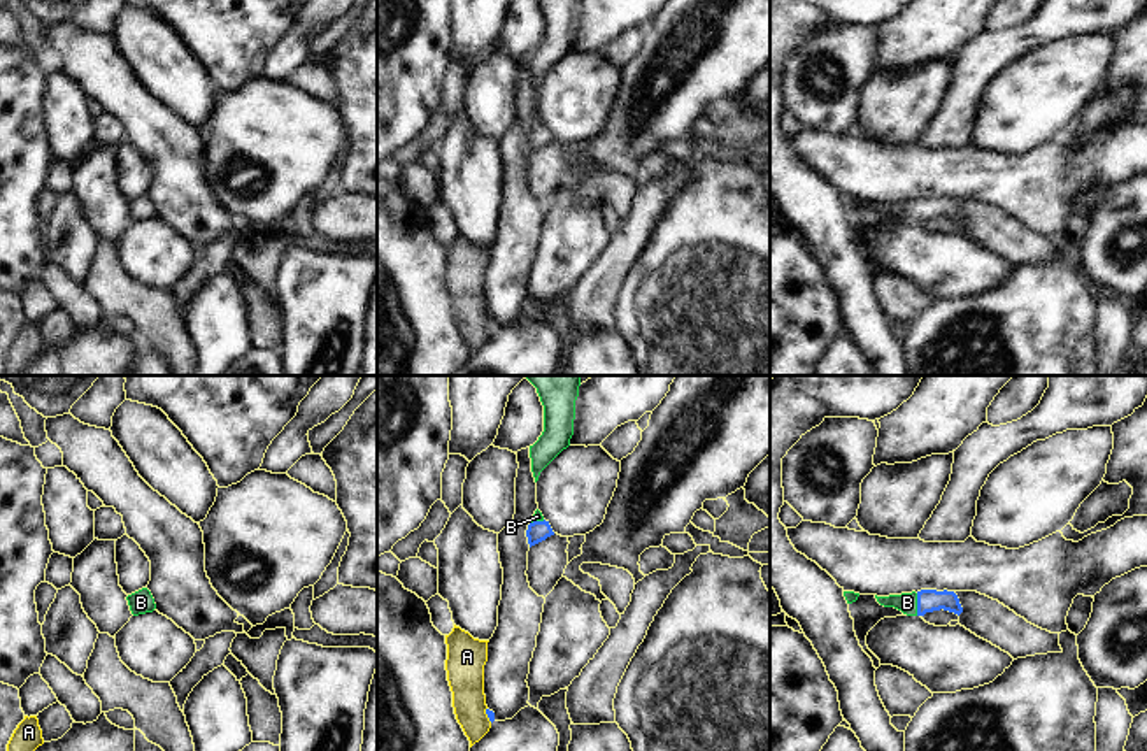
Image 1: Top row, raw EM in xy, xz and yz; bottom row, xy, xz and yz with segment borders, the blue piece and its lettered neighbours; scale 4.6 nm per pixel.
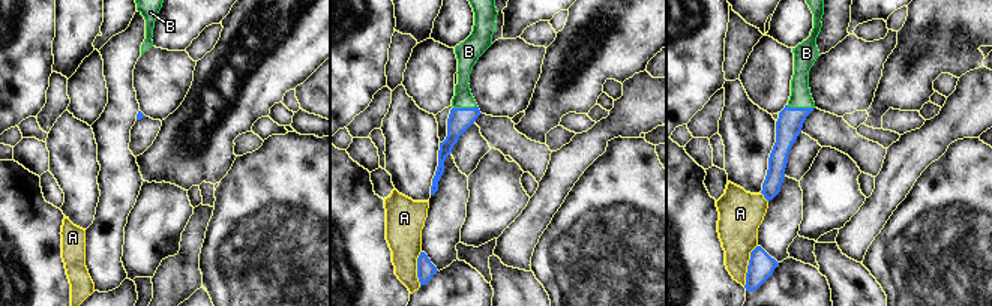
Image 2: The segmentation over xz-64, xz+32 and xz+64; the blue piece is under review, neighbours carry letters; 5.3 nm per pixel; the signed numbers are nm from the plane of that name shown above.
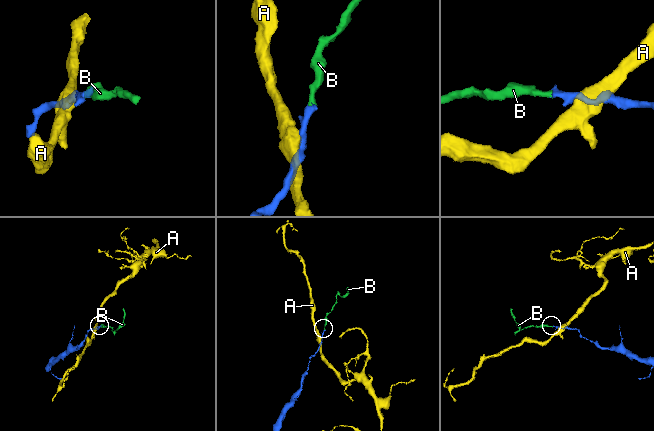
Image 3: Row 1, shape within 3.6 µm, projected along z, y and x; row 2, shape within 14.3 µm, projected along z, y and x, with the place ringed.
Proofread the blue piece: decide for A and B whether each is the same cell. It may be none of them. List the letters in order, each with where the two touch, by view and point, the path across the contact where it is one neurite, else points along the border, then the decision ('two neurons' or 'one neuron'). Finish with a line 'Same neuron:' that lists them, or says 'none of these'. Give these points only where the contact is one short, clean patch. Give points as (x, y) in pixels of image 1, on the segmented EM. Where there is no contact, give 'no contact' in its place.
A: meets blue in xz at (486, 713); two neurons
B: meets blue in yz at (918, 604); runs through yz (928, 600), (918, 604), (907, 602); one neuron
Same neuron: B

